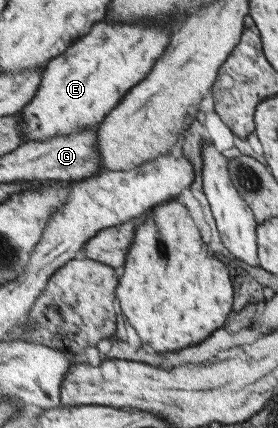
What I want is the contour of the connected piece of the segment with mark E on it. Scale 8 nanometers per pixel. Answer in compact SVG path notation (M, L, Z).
M102 20L94 25L90 34L83 36L75 42L64 54L57 55L43 70L43 81L38 89L37 96L22 109L21 130L24 141L47 140L55 136L67 136L76 134L91 126L98 127L105 118L120 104L134 87L138 86L154 68L154 65L162 58L168 44L168 34L172 30L170 26L132 26L115 20Z

